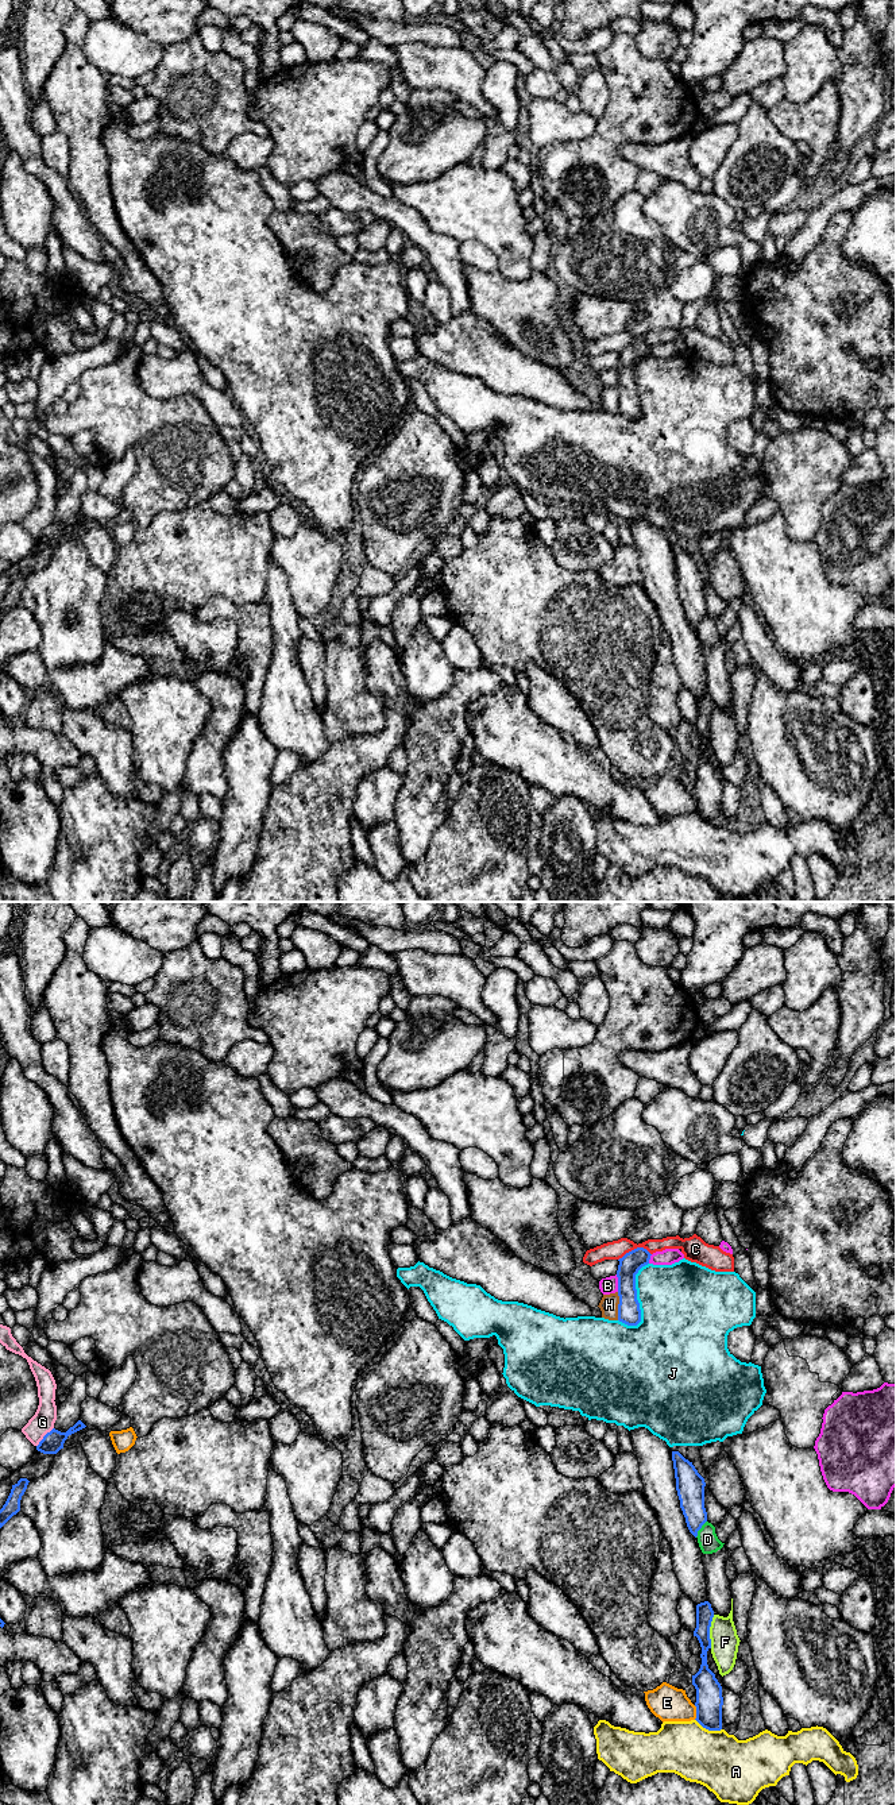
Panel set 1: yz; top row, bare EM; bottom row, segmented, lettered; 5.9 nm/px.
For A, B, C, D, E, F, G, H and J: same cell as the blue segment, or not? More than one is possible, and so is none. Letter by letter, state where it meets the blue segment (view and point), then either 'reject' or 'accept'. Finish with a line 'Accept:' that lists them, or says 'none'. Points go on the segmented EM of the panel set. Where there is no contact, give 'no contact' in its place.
A: yz (709, 1730) | reject
B: yz (618, 1283) | reject
C: yz (634, 1249) | reject
D: yz (701, 1527) | reject
E: yz (696, 1712) | reject
F: yz (709, 1631) | reject
G: yz (43, 1437) | reject
H: yz (618, 1306) | reject
J: yz (636, 1298) | reject
Accept: none

